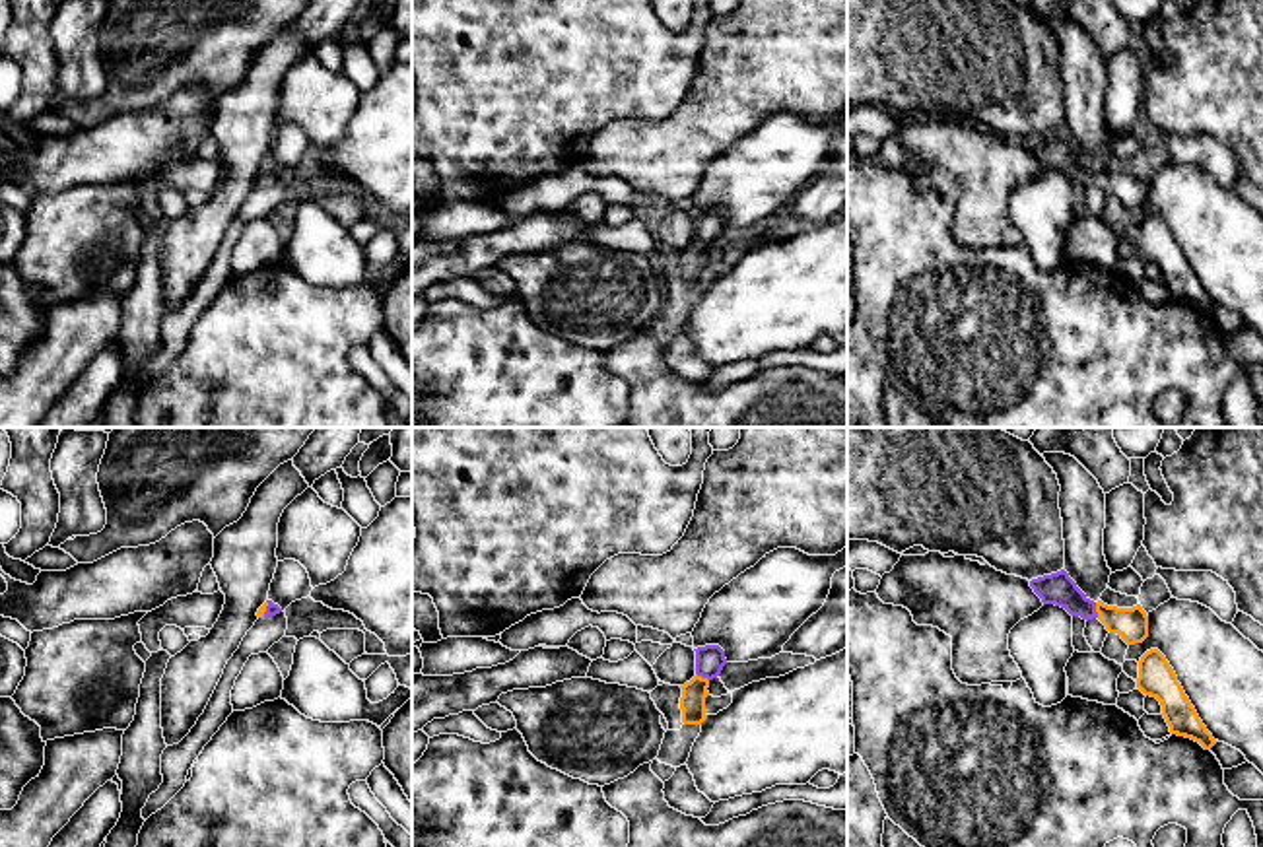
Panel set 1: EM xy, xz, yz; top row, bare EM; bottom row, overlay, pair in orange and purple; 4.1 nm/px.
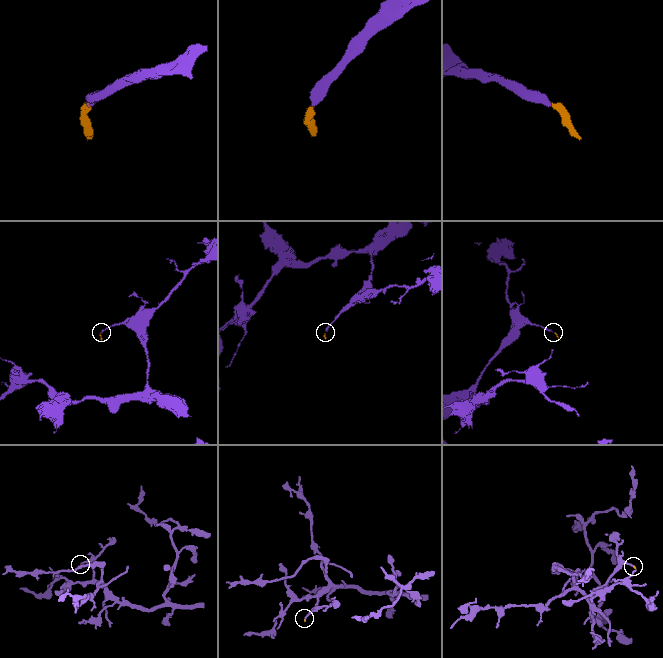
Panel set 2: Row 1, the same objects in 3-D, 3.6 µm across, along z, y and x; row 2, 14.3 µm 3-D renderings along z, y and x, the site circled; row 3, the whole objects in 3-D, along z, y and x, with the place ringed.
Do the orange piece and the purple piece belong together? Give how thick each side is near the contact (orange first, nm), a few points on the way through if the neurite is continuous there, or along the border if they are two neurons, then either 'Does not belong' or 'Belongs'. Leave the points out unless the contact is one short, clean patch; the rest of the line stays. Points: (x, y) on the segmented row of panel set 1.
Thickness 140 nm (orange) against 140 nm. Path across: yz (1131, 624), (1096, 610), (1077, 605), (1059, 589). Belongs

